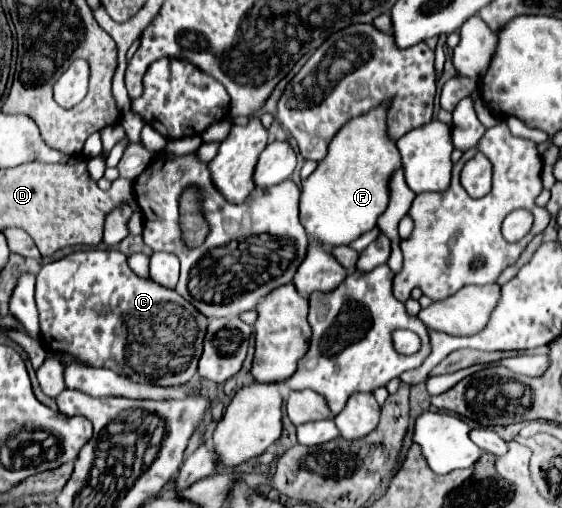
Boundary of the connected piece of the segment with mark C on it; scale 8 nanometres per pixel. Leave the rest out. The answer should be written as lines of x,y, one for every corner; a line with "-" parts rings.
79,250
57,262
45,264
37,274
35,302
39,310
41,342
51,354
65,352
89,366
109,368
133,382
155,386
183,386
197,374
209,320
175,290
133,274
127,266
127,256
119,250

